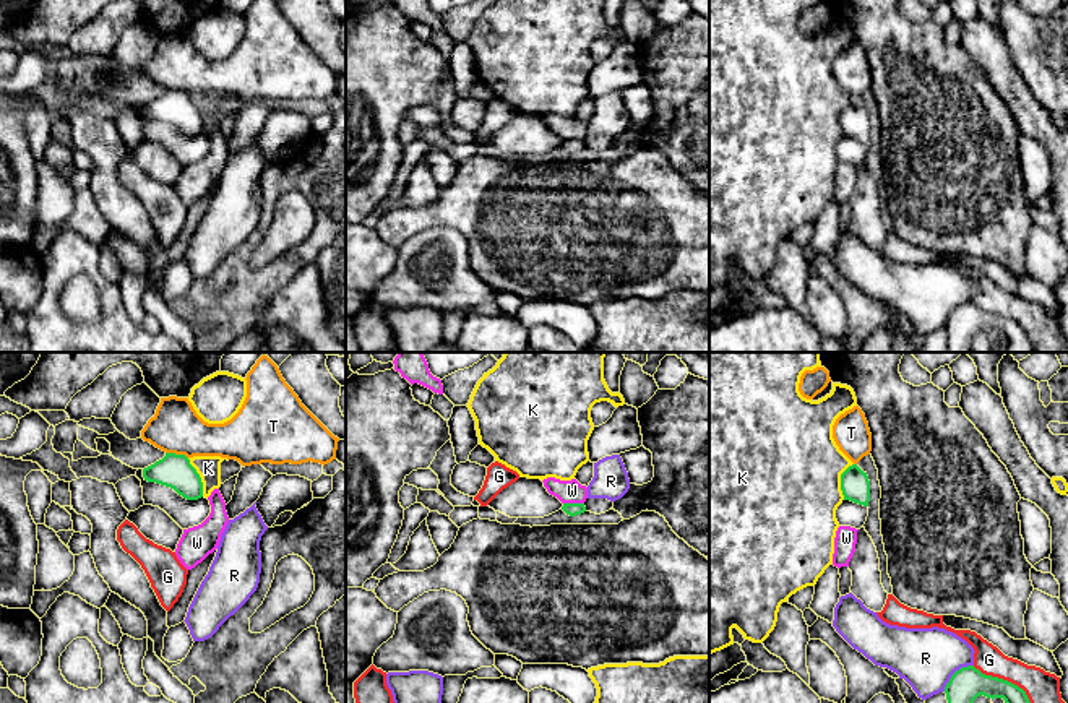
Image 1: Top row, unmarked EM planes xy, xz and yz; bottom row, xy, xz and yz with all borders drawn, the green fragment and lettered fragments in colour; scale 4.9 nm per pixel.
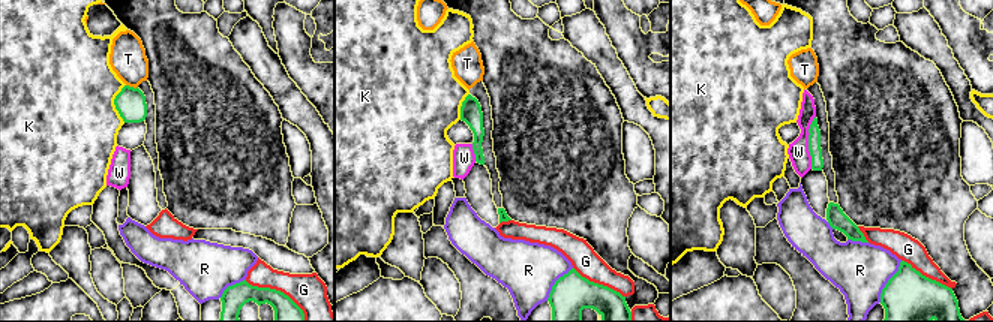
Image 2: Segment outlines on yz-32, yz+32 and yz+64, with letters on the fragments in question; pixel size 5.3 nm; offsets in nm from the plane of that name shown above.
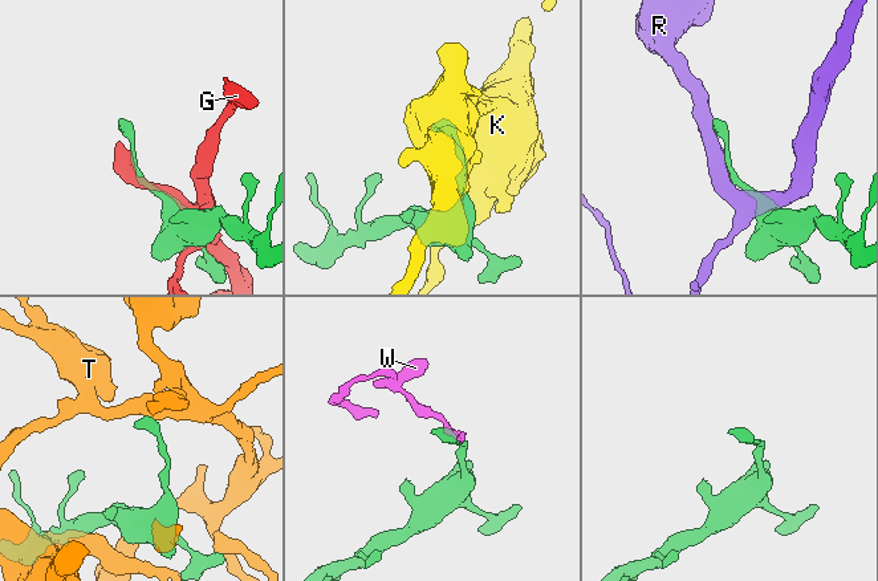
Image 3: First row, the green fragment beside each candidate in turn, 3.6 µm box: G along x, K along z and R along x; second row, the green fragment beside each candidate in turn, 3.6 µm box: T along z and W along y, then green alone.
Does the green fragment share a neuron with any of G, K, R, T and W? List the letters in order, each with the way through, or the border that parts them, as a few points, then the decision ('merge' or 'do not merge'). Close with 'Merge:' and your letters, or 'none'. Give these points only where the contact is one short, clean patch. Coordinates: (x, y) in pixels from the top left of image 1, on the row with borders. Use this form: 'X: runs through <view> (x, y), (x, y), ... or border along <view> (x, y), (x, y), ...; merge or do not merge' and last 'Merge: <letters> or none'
G: do not merge
K: border along xy (187, 458), (200, 478), (203, 495); do not merge
R: do not merge
T: do not merge
W: border along xz (564, 502), (583, 504); do not merge
Merge: none

